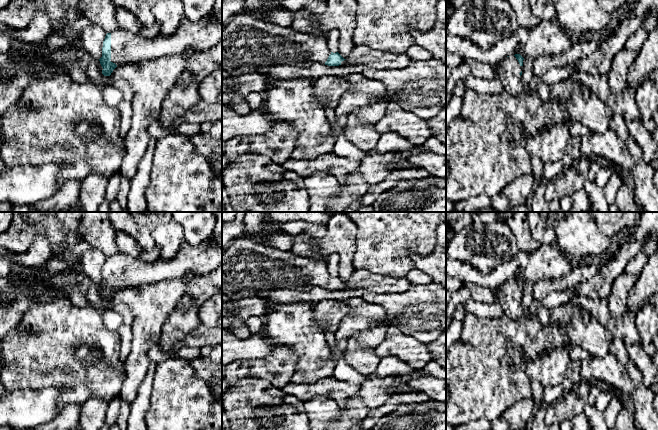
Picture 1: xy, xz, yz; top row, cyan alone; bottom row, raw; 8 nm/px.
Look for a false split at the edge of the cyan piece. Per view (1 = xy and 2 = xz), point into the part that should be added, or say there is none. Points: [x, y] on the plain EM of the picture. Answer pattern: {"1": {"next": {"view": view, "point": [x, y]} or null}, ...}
{"1": {"next": {"view": "xy", "point": [126, 271]}}, "2": {"next": {"view": "xz", "point": [248, 267]}}}

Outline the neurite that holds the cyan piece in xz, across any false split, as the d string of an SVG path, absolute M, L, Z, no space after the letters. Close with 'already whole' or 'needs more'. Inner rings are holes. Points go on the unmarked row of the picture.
M246 235L232 240L222 251L222 294L228 297L275 289L307 291L315 286L347 288L328 272L326 262L264 245Z; needs more

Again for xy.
M211 238L198 246L184 241L178 254L171 260L146 263L123 252L107 257L103 265L102 281L99 283L102 298L110 300L117 290L137 287L183 277L193 273L196 277L214 271L222 263L222 247Z; needs more

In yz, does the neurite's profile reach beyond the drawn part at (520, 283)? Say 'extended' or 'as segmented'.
extended

